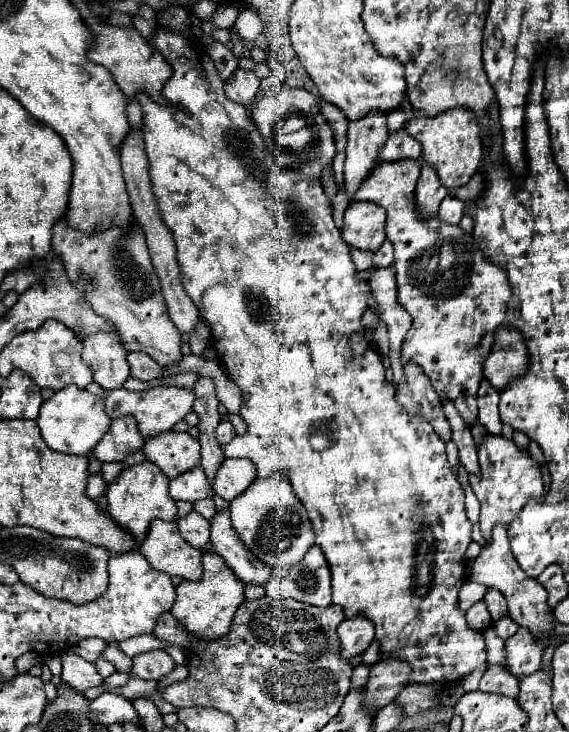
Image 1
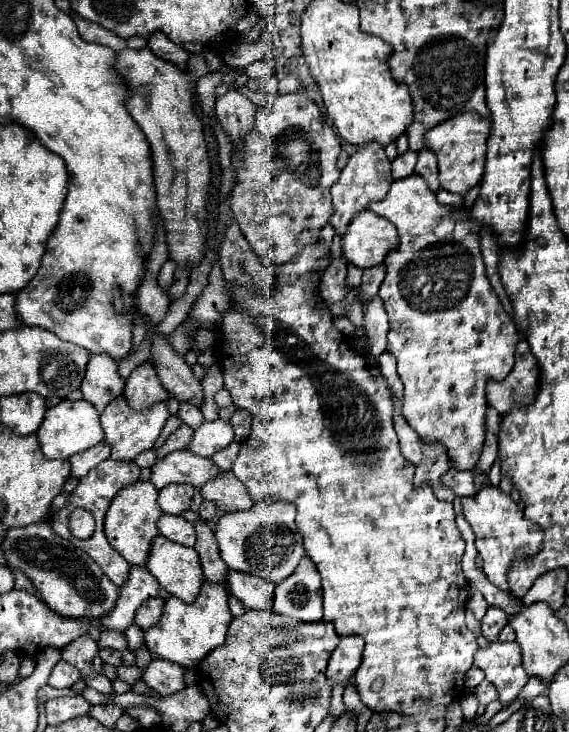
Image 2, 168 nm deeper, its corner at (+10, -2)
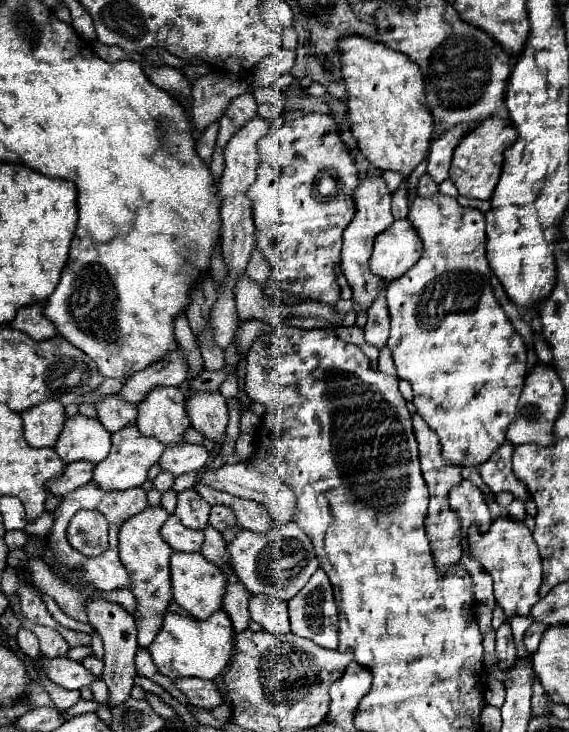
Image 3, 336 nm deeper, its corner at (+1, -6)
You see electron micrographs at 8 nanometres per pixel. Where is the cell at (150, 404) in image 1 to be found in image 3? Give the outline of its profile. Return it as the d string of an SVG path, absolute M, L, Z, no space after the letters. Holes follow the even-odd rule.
M127 426L127 428L119 430L117 434L111 436L111 440L113 440L111 454L93 468L91 482L95 486L99 486L101 490L107 490L107 492L129 490L129 488L141 486L147 480L149 468L157 462L157 458L161 458L165 446L155 438L147 438L147 436L137 434L137 426Z

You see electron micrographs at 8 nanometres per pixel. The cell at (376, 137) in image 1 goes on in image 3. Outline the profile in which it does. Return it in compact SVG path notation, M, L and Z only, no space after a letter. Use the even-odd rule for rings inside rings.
M371 176L359 184L359 188L355 190L355 204L357 204L357 214L355 214L353 222L349 224L349 228L343 232L341 270L343 270L343 276L347 278L347 284L353 290L353 300L355 300L357 308L365 312L371 306L371 302L377 298L377 294L383 286L383 278L377 278L369 270L373 242L375 242L377 234L385 232L395 222L395 218L391 214L391 192L387 190L383 178L379 178L379 176Z

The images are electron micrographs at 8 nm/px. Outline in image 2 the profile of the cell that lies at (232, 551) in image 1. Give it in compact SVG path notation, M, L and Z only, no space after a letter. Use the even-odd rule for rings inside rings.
M228 570L228 590L240 602L244 602L246 608L272 610L274 586L270 582L264 582L262 578L256 578L252 574L240 574L238 570Z

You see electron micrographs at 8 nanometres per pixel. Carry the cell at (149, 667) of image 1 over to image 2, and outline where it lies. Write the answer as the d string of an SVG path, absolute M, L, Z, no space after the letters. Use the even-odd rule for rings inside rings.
M152 658L142 670L142 680L162 696L174 694L184 688L184 668L162 658Z

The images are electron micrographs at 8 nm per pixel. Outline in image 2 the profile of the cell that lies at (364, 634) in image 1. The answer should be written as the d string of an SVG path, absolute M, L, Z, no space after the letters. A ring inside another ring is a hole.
M352 636L352 638L340 638L340 644L330 656L328 662L328 678L334 682L348 682L348 678L358 670L360 660L362 660L362 650L364 650L364 640Z

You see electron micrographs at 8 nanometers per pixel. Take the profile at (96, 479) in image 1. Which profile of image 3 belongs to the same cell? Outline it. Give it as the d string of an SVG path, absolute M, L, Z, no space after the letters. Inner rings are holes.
M45 512L43 516L39 516L37 520L33 520L33 522L29 522L25 526L25 534L27 536L43 536L45 538L49 534L51 524L53 524L53 514L51 512Z

